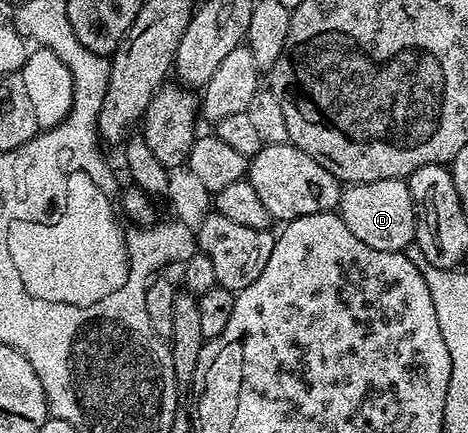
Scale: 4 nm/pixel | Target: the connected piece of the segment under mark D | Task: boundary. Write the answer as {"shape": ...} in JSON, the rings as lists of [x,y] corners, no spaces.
{"shape":[[[378,179],[374,183],[349,184],[341,192],[338,212],[342,223],[366,247],[374,247],[374,251],[390,251],[402,253],[416,240],[416,208],[414,199],[410,195],[410,187],[404,179]]]}

